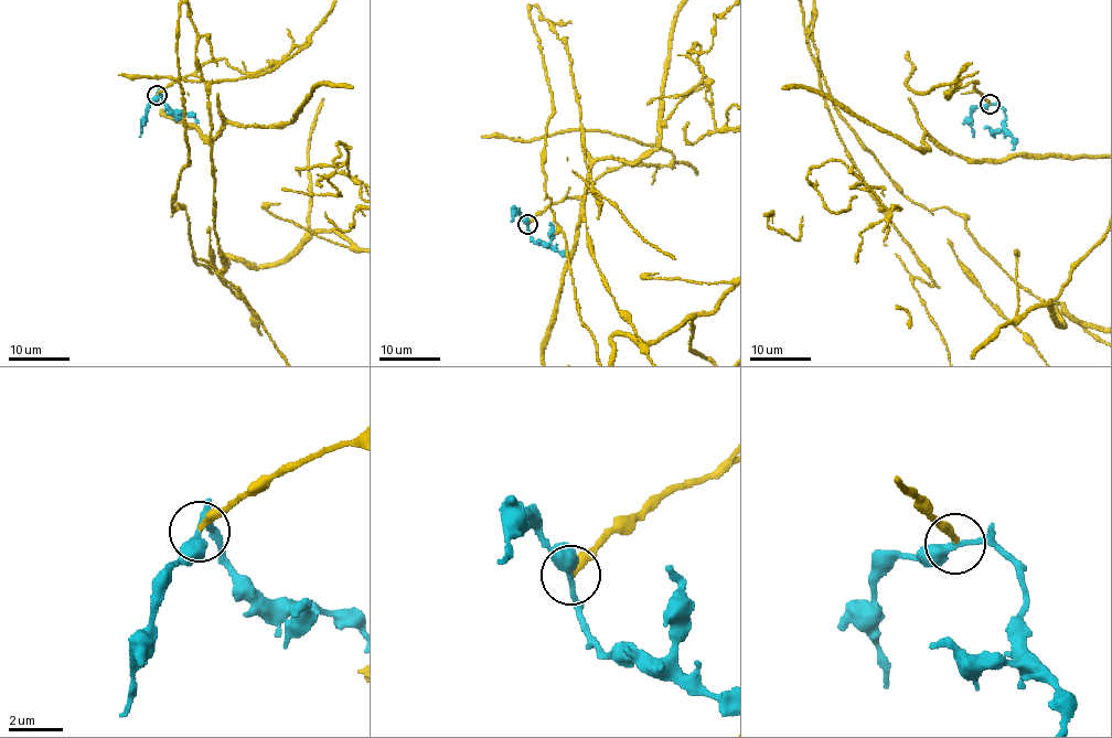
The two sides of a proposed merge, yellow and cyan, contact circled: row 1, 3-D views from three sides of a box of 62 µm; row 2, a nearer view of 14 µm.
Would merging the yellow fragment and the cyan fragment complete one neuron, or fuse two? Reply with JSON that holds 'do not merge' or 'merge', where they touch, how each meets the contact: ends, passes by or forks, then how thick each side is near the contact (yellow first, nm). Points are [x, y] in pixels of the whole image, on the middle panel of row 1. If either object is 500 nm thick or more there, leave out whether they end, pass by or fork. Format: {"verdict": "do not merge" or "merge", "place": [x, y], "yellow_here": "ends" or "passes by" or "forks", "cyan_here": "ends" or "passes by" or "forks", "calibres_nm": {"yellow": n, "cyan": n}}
{"verdict": "do not merge", "place": [527, 224], "yellow_here": "ends", "cyan_here": "passes by", "calibres_nm": {"yellow": 260, "cyan": 320}}

